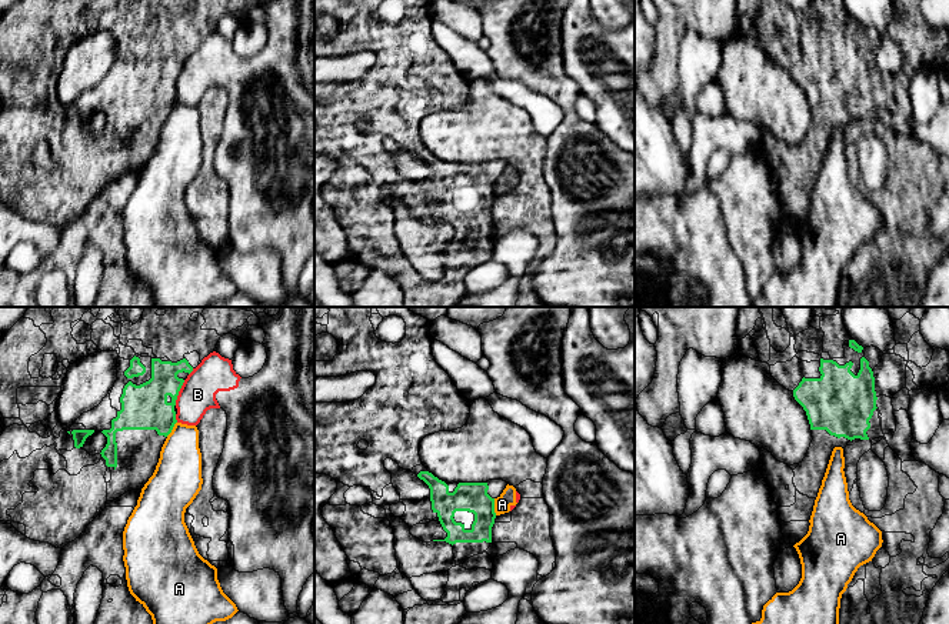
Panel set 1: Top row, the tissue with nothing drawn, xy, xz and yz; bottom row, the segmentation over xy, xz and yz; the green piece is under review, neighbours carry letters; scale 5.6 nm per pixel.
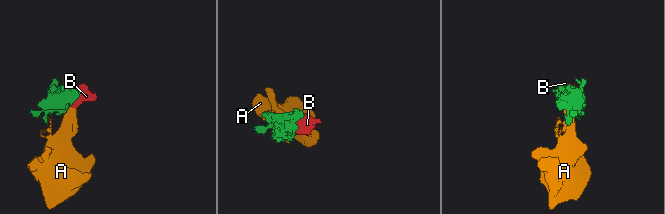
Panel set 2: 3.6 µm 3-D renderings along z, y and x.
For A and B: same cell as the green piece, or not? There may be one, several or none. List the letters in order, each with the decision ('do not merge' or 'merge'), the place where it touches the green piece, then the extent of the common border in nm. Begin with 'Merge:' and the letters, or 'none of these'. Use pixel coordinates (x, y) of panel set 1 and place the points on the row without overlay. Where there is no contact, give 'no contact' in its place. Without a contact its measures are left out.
Merge: none of these
A: do not merge | xz (493, 187) | 100 nm
B: do not merge | xy (177, 73) | 160 nm

